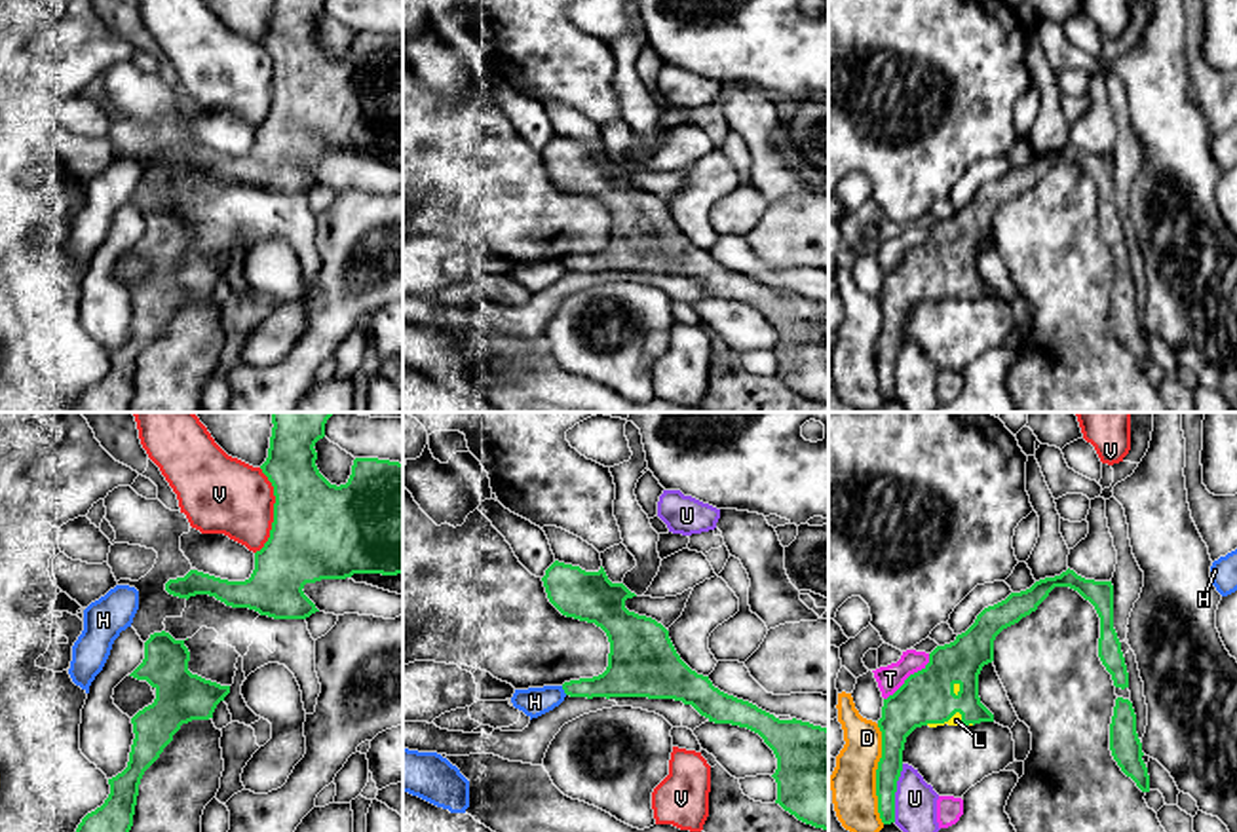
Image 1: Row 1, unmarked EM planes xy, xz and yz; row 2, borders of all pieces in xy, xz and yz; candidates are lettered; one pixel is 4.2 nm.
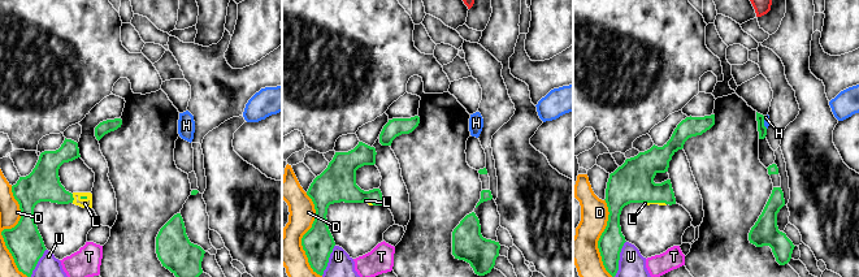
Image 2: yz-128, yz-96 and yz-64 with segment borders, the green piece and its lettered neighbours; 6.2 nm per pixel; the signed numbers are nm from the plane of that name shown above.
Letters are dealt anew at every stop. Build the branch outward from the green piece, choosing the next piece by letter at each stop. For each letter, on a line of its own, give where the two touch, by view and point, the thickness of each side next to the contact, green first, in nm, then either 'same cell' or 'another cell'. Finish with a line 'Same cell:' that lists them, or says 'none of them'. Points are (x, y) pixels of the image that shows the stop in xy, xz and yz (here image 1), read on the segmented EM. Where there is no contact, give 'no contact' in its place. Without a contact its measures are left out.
D: yz (876, 774) | 150/190 nm | another cell
H: xz (563, 688) | 150/130 nm | another cell
L: yz (952, 715) | 220/50 nm | same cell
T: yz (909, 677) | 220/110 nm | another cell
U: yz (895, 791) | 110/180 nm | another cell
V: xy (274, 511) | 400/340 nm | another cell
Same cell: L

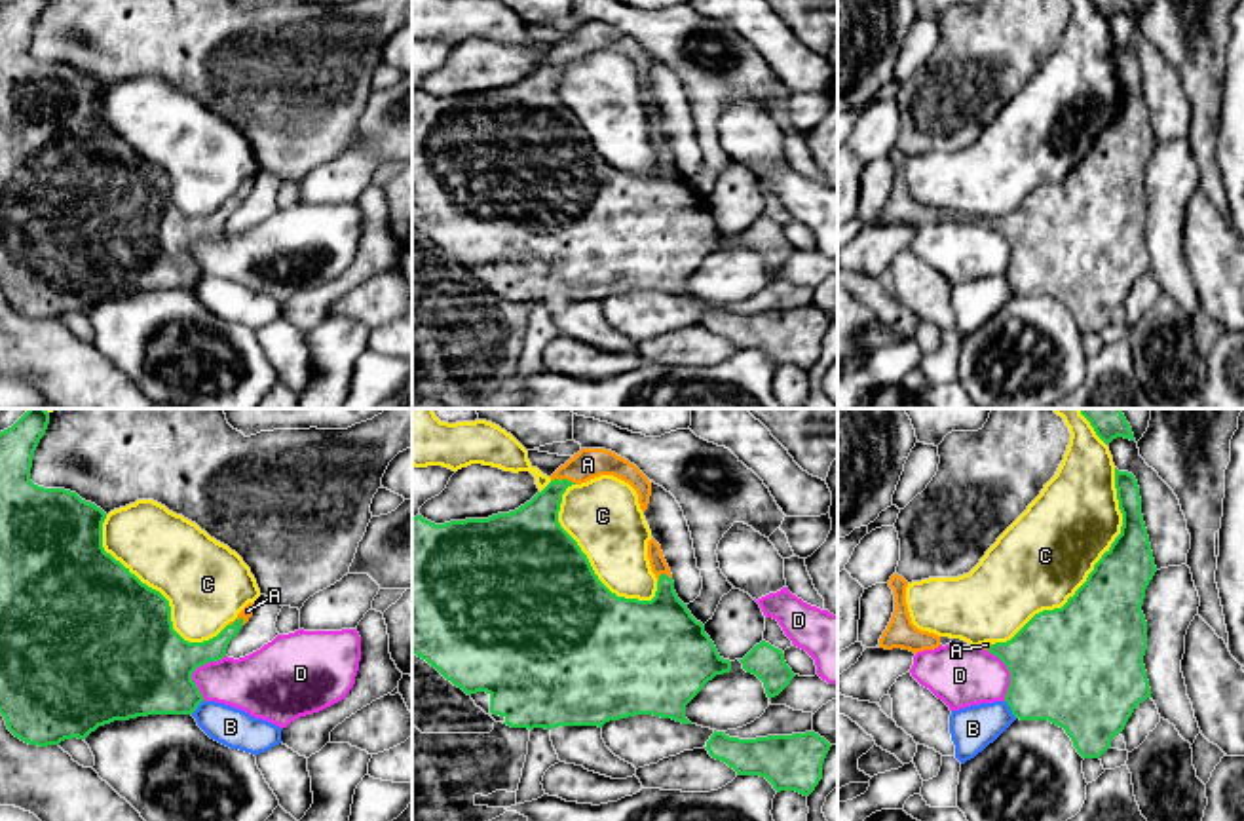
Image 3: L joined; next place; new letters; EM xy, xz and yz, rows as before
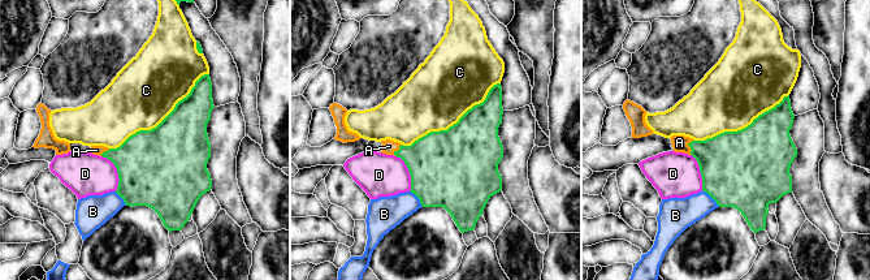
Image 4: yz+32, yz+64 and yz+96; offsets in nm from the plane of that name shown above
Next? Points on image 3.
A: xz (565, 479) | 220/130 nm | same cell
B: yz (1011, 709) | 400/190 nm | another cell
C: yz (1091, 572) | 380/400 nm | another cell
D: xy (194, 669) | 440/240 nm | another cell
Same cell: A

